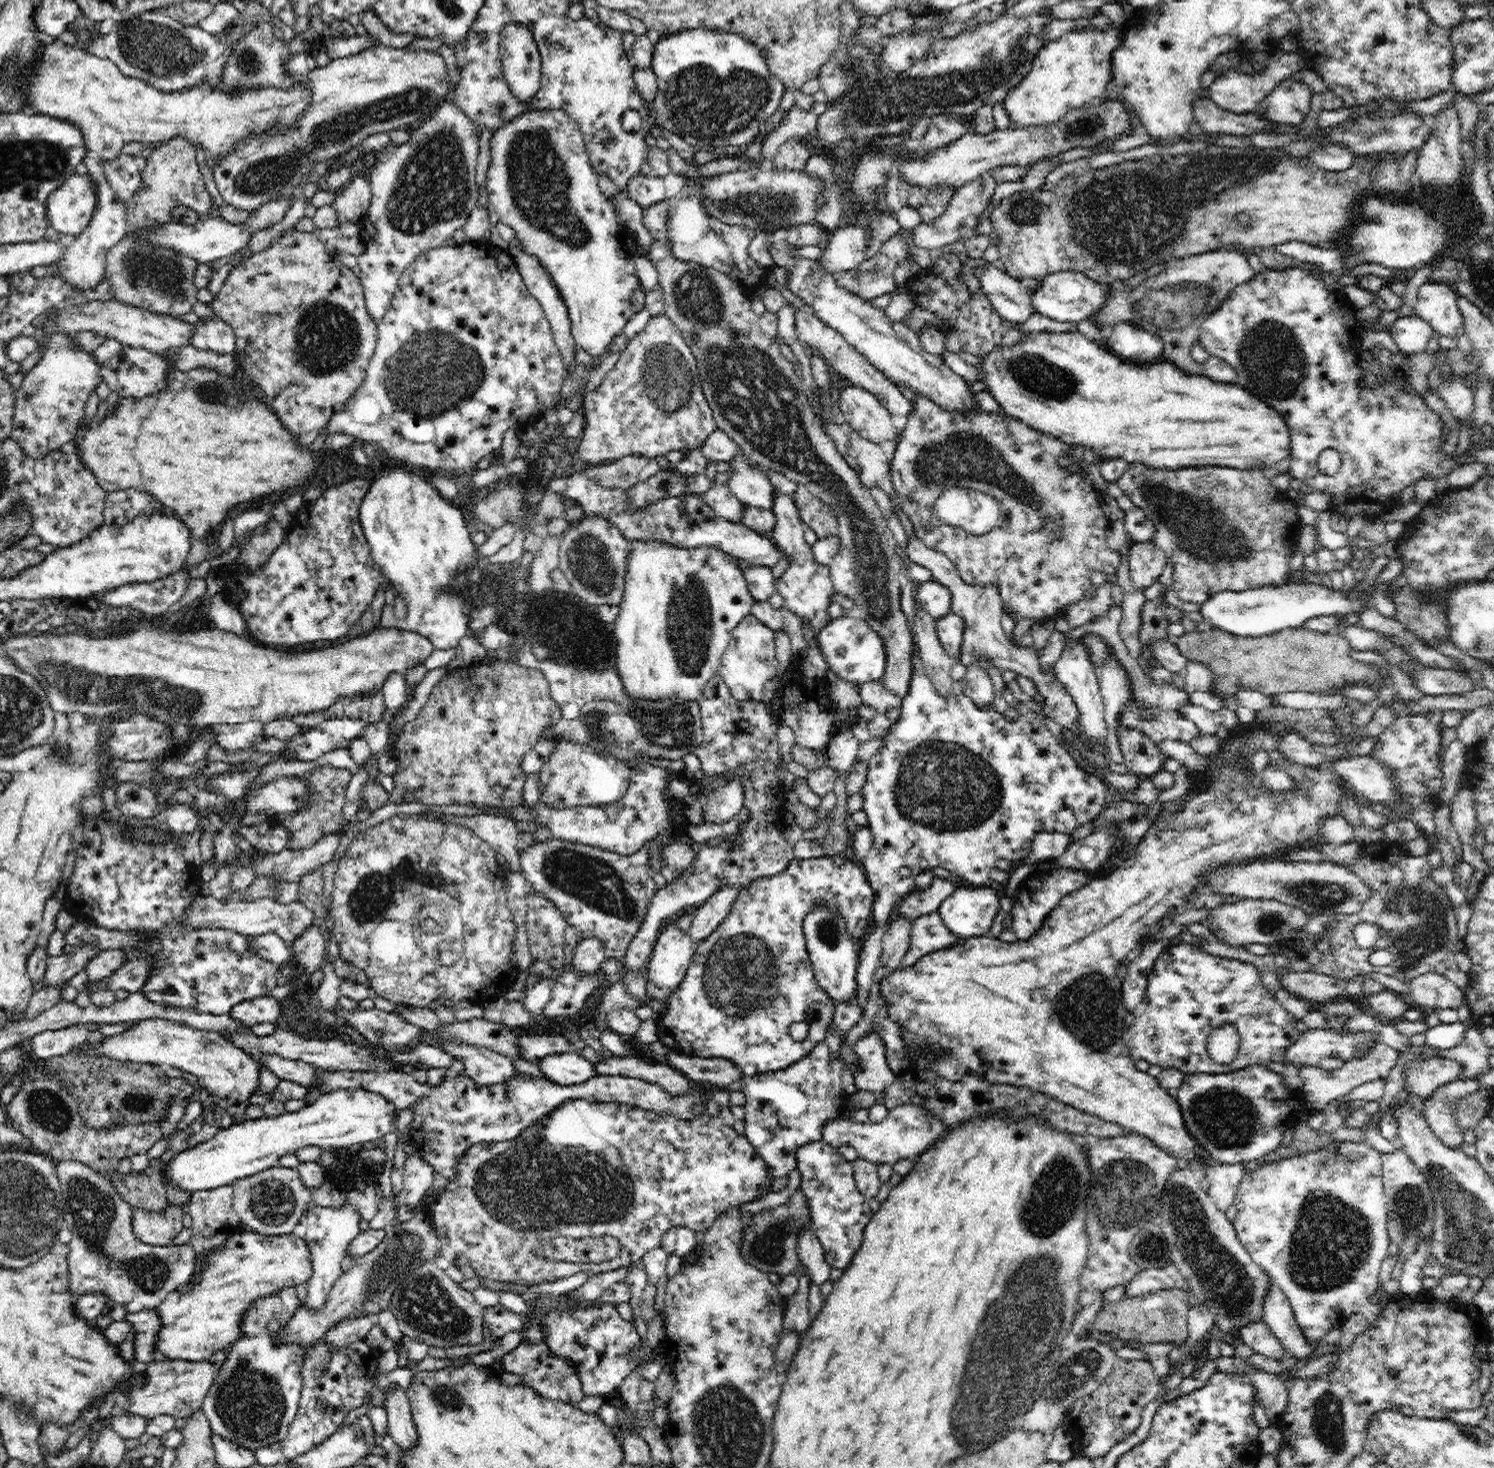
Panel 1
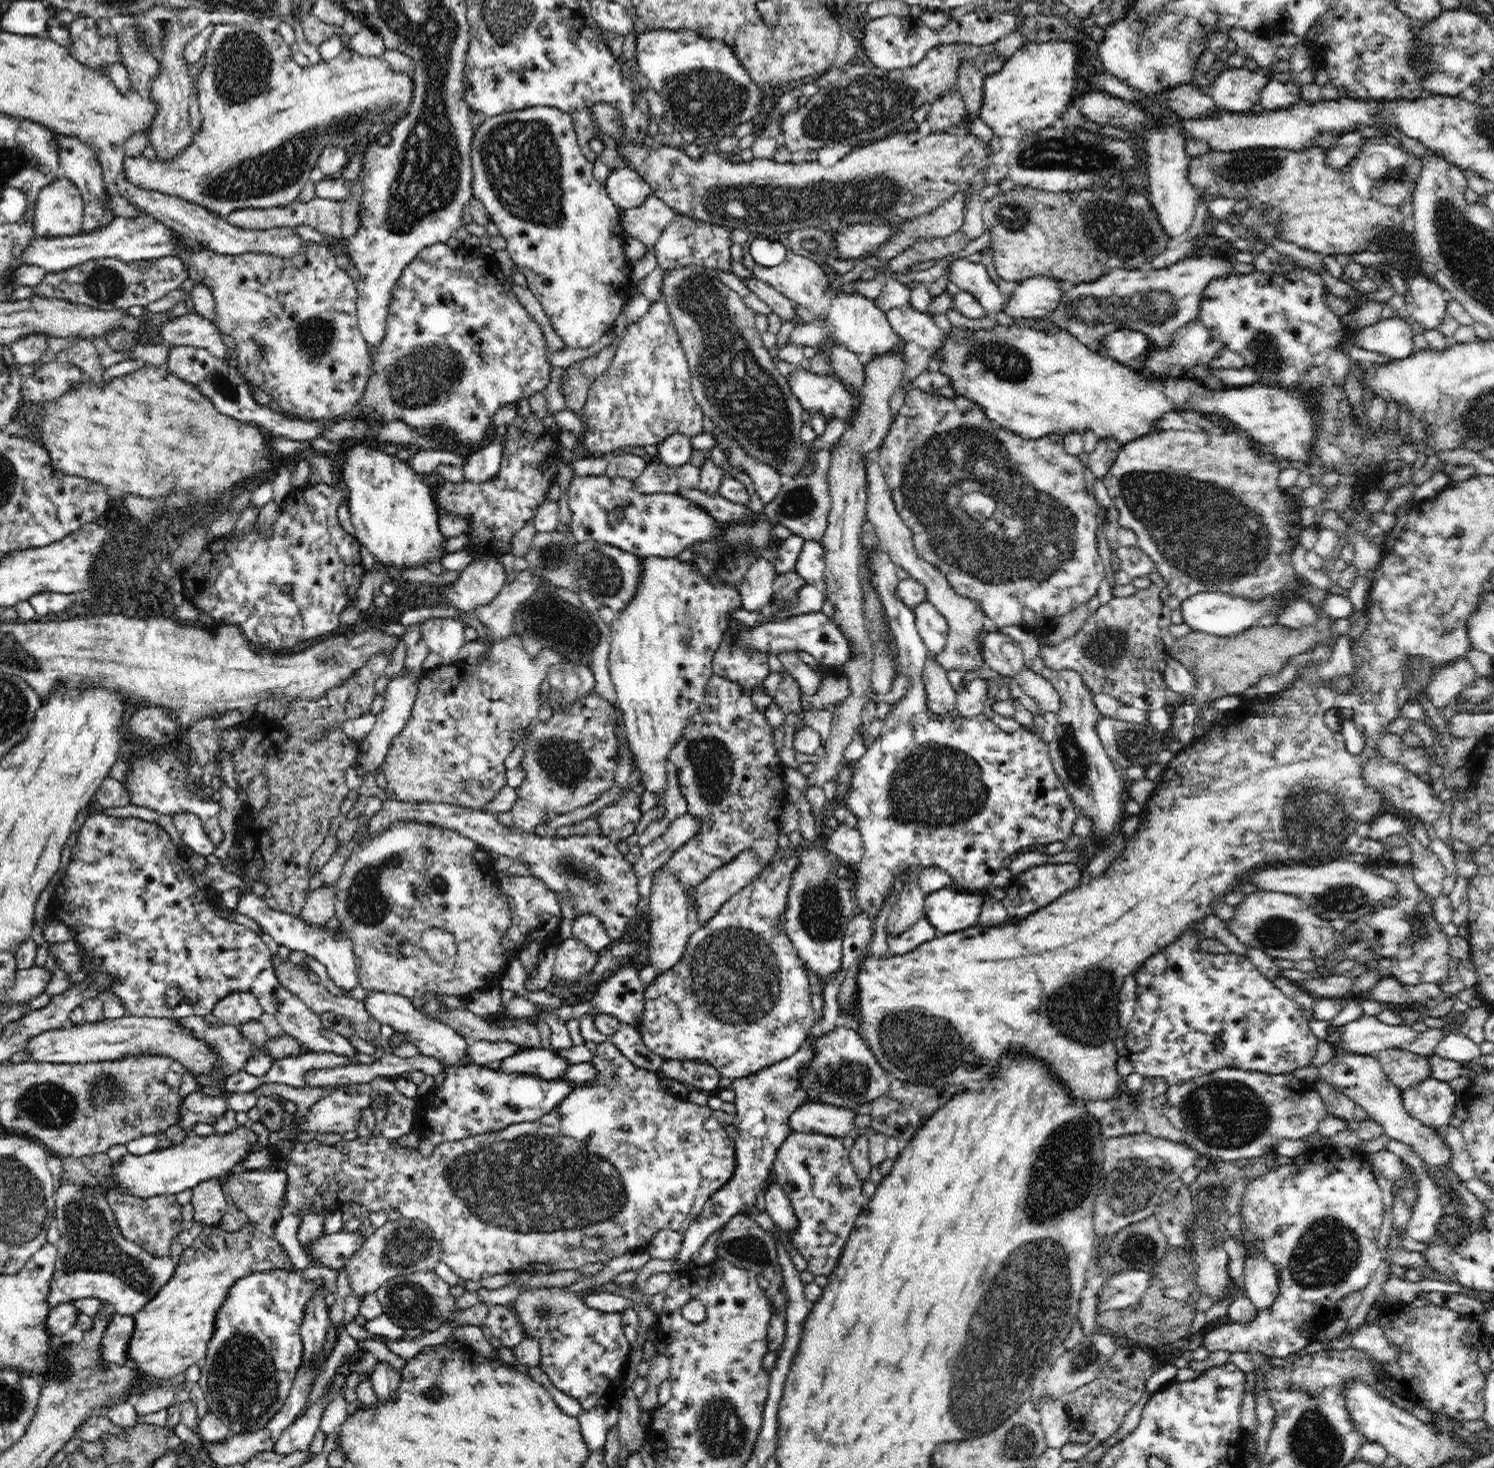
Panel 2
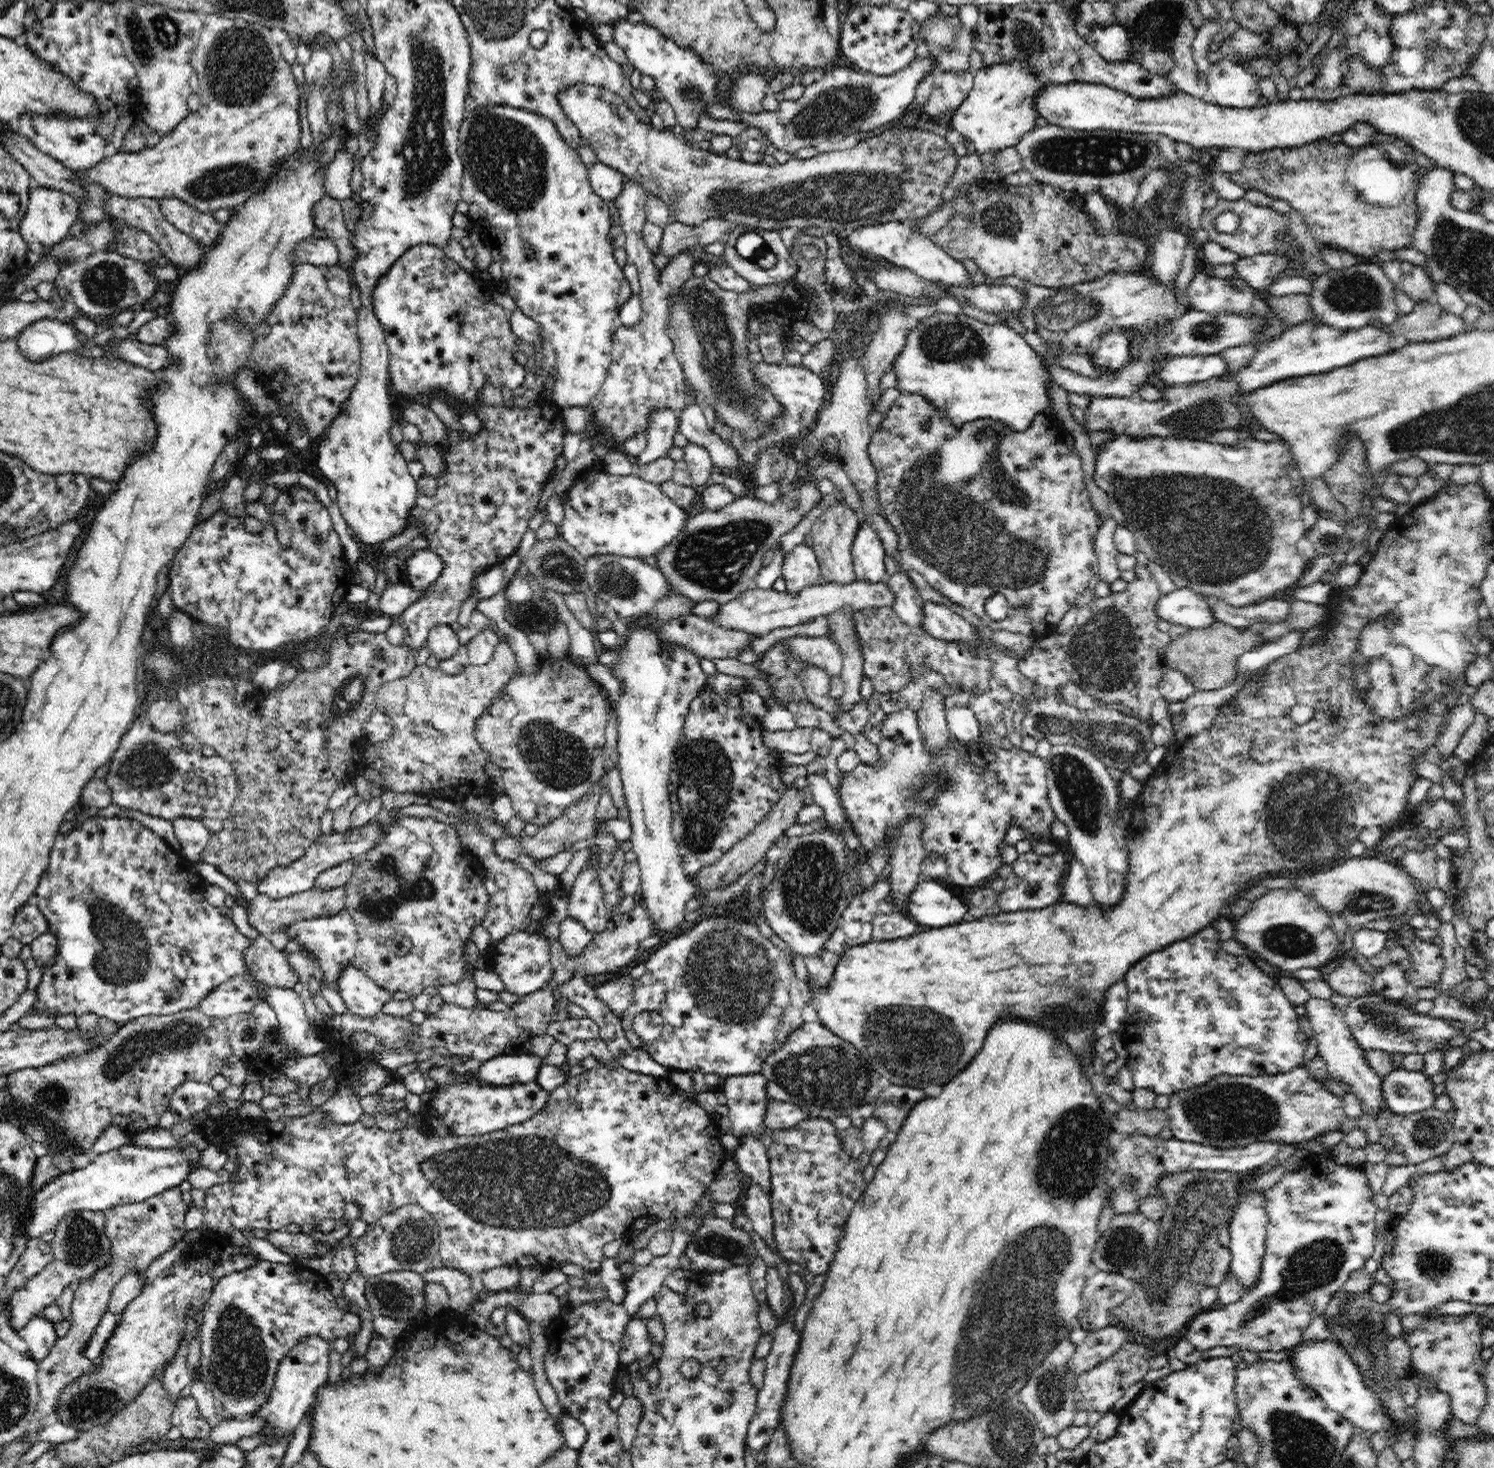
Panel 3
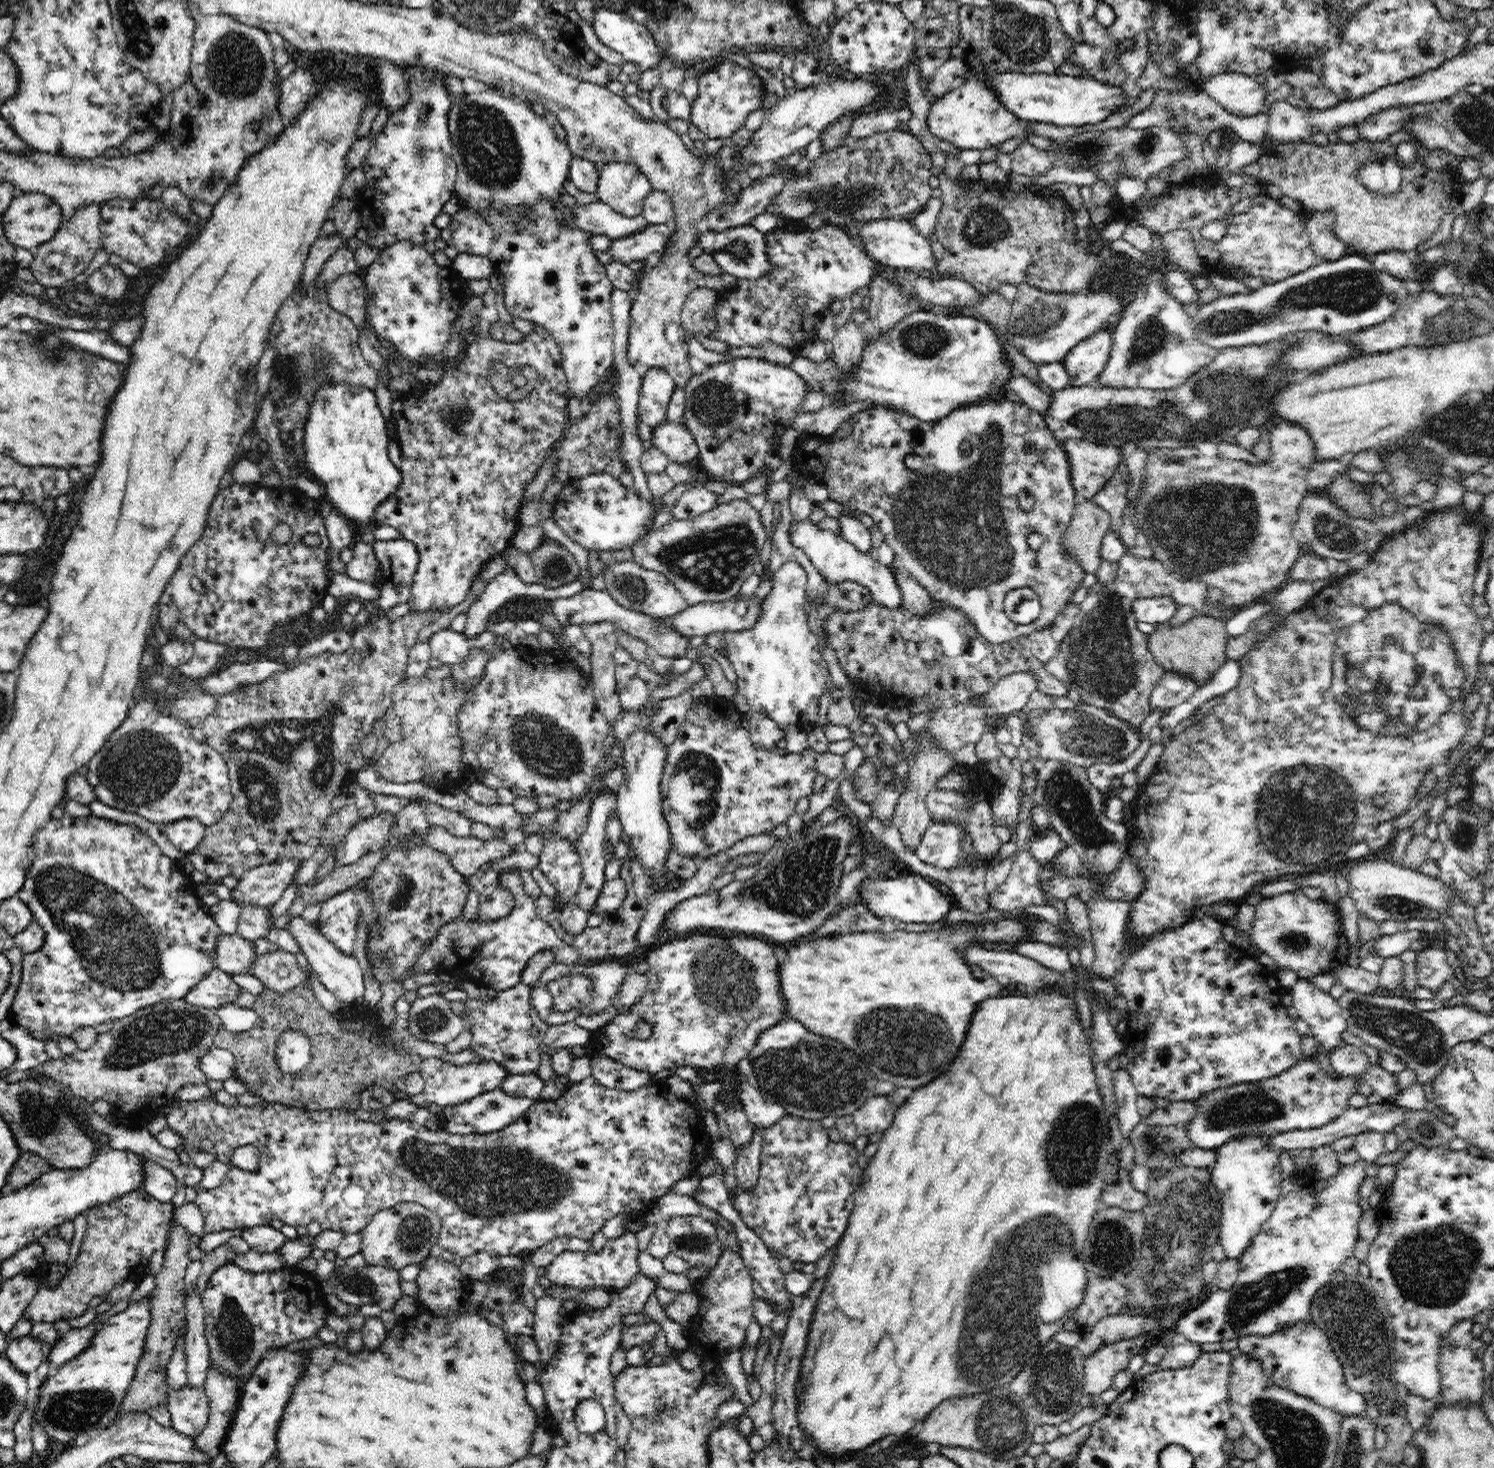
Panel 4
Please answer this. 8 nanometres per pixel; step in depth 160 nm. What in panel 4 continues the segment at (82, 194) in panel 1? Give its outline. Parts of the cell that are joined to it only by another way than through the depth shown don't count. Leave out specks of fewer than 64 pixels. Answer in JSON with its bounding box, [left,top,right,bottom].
[4,193,64,250]

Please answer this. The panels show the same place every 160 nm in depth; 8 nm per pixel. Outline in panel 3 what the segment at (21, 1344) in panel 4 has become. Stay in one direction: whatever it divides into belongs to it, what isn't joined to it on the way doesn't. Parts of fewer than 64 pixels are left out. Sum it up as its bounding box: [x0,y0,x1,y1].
[15,1316,59,1363]

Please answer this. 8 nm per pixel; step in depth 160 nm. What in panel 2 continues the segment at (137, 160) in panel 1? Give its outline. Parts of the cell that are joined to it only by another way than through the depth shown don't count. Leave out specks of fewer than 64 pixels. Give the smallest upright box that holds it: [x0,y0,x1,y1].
[114,170,304,257]

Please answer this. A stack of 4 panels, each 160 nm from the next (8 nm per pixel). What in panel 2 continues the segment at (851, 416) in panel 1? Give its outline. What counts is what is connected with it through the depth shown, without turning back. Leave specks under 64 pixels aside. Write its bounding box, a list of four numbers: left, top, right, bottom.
[787,366,861,418]

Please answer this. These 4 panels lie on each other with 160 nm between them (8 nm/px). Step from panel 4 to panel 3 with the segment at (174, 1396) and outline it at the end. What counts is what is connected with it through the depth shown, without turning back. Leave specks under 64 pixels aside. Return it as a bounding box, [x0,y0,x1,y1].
[171,1395,212,1439]

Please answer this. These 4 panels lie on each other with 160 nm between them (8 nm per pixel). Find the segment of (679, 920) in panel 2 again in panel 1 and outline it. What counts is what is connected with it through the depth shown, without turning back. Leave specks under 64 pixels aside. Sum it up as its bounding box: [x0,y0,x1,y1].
[646,918,697,995]

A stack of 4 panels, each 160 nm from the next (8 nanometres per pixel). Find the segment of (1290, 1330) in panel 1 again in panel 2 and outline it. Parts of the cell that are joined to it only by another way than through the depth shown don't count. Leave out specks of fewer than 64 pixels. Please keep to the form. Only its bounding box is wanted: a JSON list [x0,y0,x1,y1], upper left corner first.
[1243,1254,1279,1310]

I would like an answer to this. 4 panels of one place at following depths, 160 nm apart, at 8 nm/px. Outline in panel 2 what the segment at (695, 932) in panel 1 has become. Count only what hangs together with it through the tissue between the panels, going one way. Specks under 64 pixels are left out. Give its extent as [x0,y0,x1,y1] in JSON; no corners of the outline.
[692,850,762,926]

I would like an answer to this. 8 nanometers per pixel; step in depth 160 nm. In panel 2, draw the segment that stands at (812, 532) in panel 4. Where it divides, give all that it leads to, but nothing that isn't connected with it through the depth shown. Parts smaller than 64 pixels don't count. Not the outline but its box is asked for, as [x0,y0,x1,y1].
[913,601,948,655]

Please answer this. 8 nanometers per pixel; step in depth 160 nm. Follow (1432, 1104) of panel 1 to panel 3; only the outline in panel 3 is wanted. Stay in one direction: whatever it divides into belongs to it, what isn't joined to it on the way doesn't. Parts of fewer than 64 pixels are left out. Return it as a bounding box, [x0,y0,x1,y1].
[1381,1069,1437,1114]

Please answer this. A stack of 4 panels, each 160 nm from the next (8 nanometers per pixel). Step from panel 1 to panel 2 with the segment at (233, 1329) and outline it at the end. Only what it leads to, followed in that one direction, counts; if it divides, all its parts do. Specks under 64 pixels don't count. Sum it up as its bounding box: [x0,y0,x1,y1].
[127,1225,295,1387]

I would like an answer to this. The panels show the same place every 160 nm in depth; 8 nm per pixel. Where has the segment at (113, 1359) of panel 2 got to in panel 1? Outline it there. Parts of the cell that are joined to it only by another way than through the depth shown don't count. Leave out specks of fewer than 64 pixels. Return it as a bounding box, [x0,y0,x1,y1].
[123,1309,166,1362]

